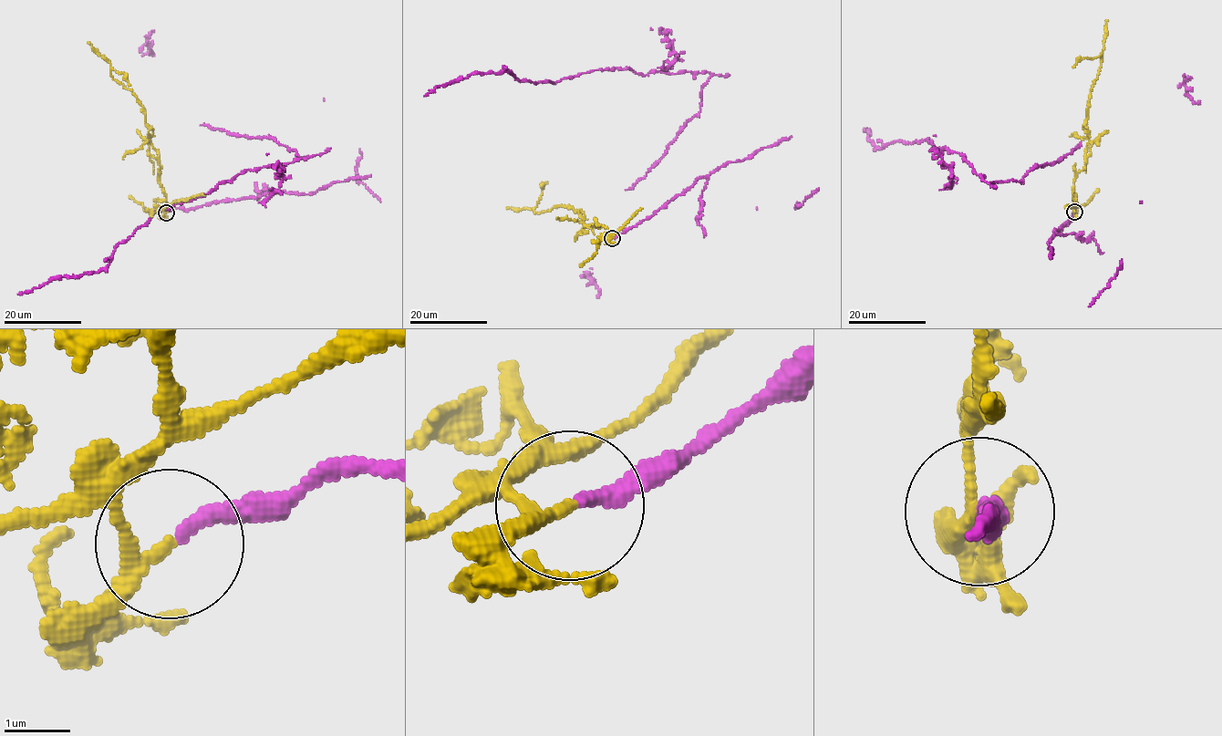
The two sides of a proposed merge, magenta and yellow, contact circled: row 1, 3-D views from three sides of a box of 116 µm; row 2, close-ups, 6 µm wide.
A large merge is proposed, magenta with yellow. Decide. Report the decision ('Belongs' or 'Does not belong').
Does not belong

